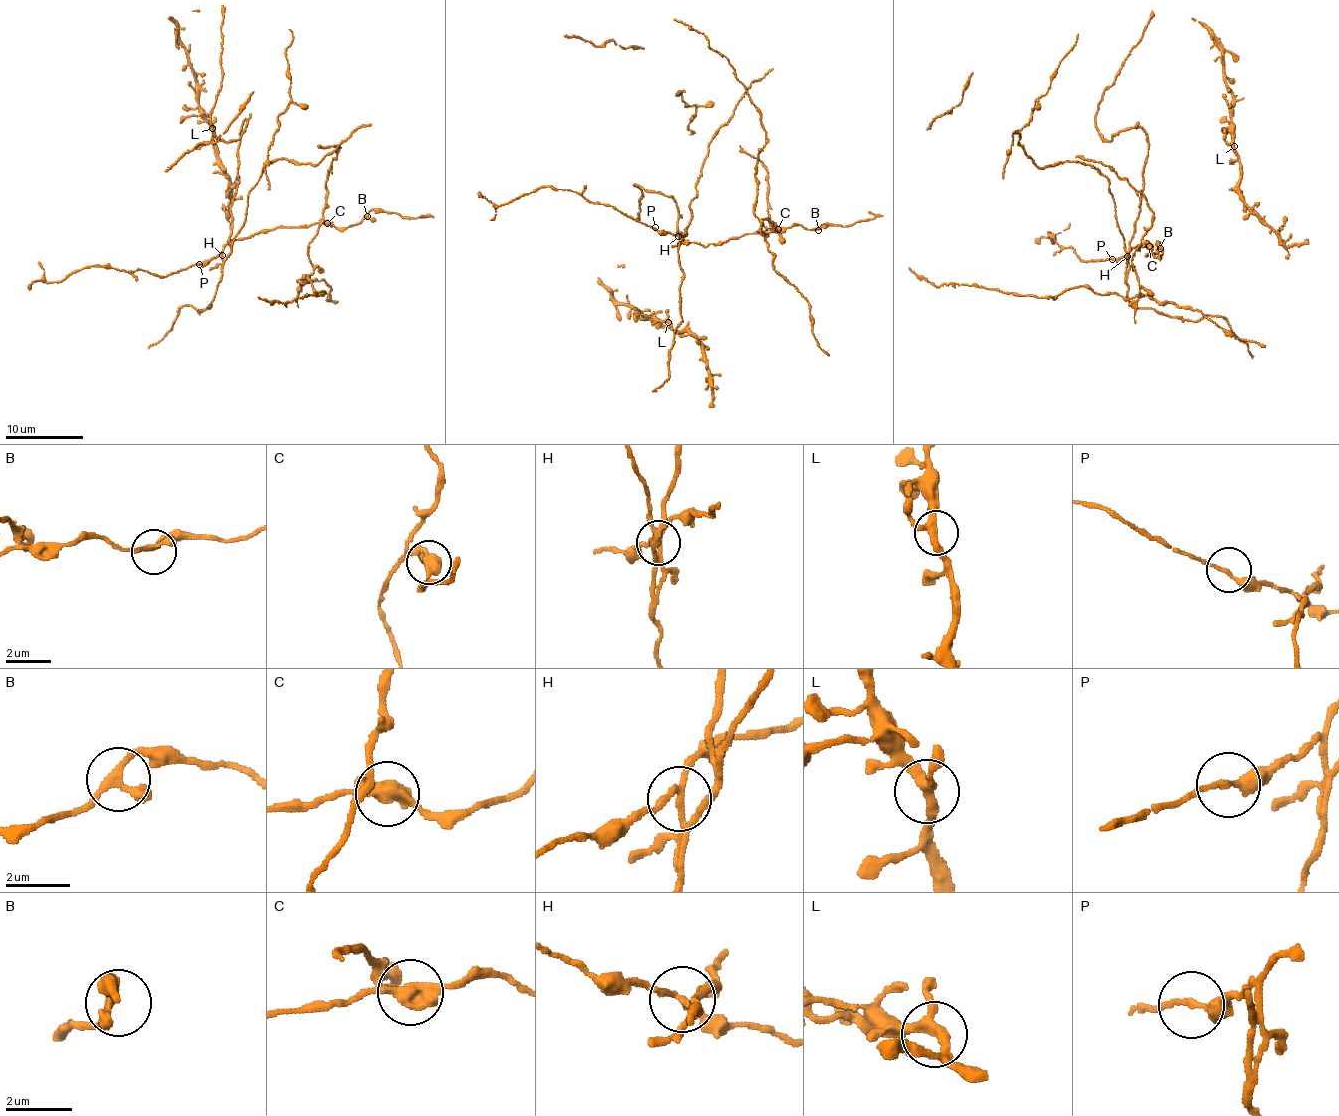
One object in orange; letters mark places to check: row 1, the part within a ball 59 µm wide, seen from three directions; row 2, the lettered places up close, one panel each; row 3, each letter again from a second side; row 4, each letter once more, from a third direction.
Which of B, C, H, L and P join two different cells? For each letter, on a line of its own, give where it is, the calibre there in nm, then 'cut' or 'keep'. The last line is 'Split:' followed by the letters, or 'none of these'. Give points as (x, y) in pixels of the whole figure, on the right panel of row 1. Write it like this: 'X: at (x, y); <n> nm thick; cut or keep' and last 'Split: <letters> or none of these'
B: at (1160, 248); 200 nm thick; keep
C: at (1149, 246); 360 nm thick; cut
H: at (1127, 256); 170 nm thick; cut
L: at (1234, 146); 280 nm thick; keep
P: at (1112, 259); 190 nm thick; keep
Split: C, H

